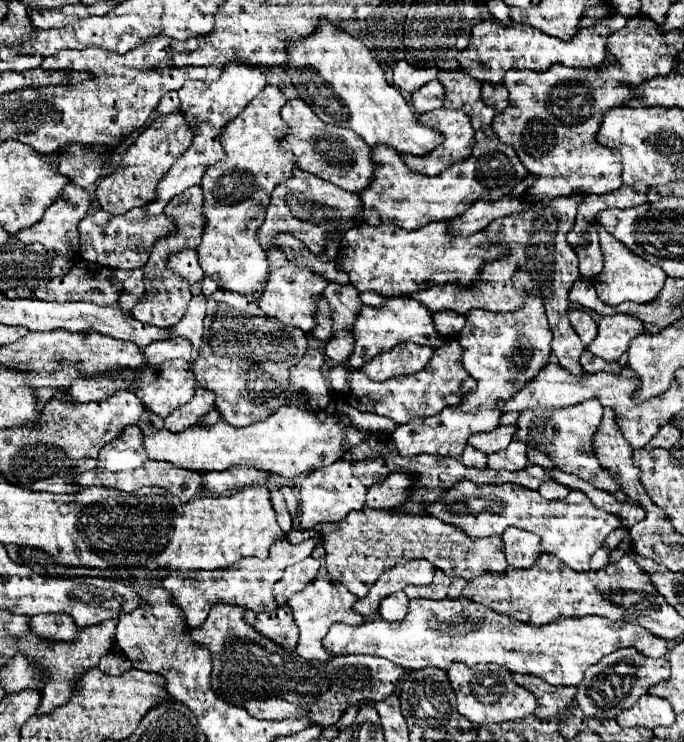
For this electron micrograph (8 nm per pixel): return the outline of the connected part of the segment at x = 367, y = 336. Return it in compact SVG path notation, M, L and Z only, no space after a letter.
M386 298L384 310L364 306L362 314L358 316L356 328L354 328L354 338L356 338L356 346L354 346L354 354L350 356L352 368L362 368L374 356L378 356L386 350L392 350L396 344L402 344L402 342L430 346L434 350L450 342L450 338L444 338L438 334L430 310L412 298Z

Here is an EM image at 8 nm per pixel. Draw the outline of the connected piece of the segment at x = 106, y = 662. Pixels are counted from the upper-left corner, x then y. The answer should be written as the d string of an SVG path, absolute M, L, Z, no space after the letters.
M106 654L102 658L102 662L98 664L98 670L104 674L116 674L116 672L126 672L130 670L130 660L124 656L116 656L116 654Z

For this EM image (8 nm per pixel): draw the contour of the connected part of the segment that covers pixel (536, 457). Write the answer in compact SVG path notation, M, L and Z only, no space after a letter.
M528 448L528 460L530 460L530 464L538 464L538 466L552 468L552 460L544 452L540 452L536 448Z

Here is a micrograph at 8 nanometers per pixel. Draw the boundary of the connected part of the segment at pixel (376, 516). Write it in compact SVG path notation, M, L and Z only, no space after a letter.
M366 508L340 522L318 524L316 532L326 538L326 570L356 598L364 598L382 572L410 560L428 560L446 576L464 580L472 580L480 574L506 574L508 570L500 536L466 538L462 530L454 530L454 526L446 526L432 516Z

